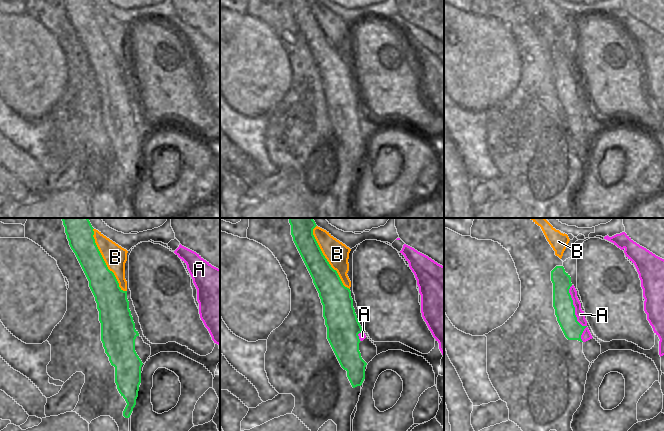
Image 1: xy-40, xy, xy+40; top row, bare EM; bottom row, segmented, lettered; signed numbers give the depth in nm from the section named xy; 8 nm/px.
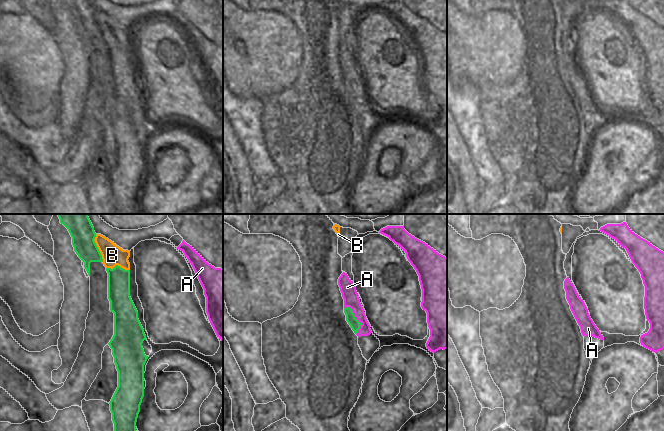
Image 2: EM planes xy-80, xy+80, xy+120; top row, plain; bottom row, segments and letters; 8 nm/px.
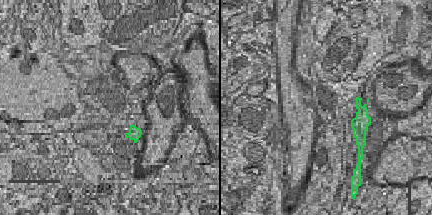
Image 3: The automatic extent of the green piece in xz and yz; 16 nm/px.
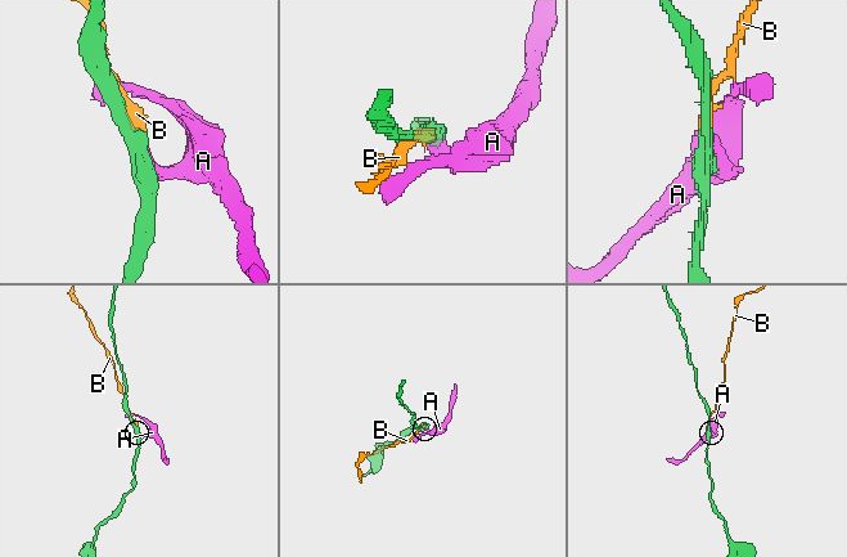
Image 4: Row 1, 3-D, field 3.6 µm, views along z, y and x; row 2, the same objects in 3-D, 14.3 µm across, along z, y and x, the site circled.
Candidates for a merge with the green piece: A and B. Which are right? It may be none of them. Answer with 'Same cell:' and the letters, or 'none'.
Same cell: none

